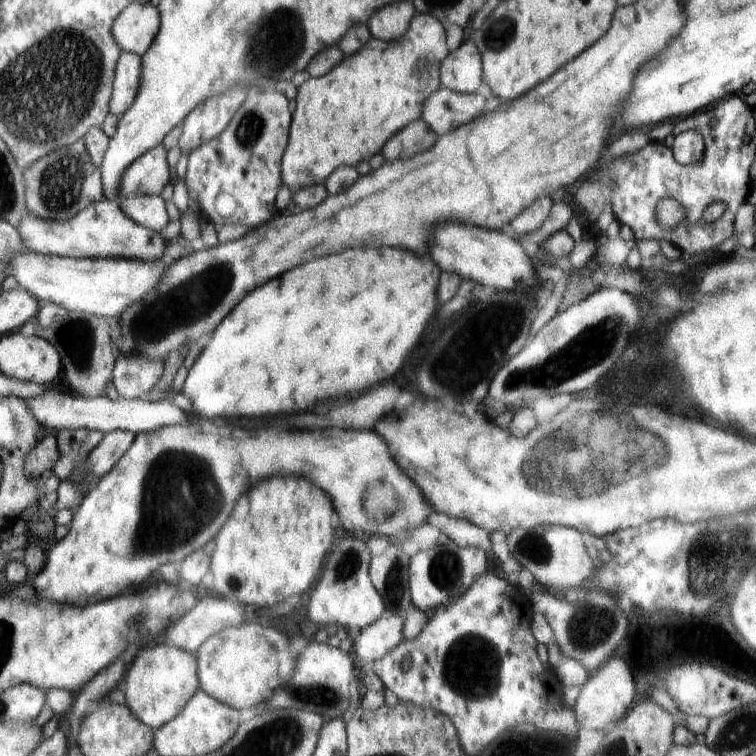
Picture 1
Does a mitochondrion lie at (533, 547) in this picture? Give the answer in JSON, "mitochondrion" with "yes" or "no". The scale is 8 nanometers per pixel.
{"mitochondrion":"yes"}

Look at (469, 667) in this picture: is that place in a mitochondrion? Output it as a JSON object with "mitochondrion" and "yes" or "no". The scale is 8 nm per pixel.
{"mitochondrion":"yes"}

